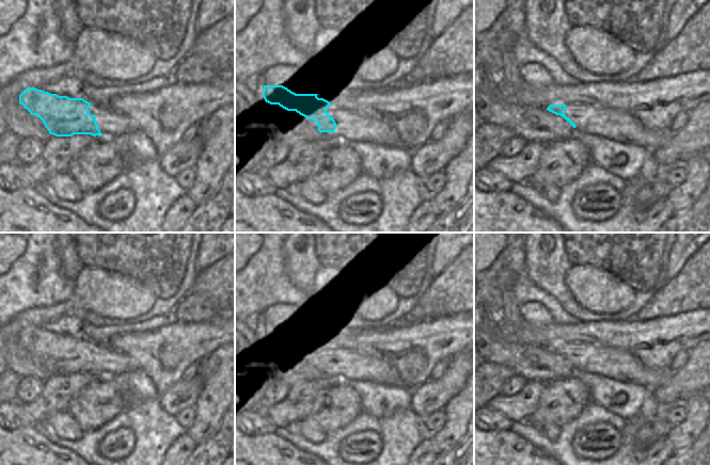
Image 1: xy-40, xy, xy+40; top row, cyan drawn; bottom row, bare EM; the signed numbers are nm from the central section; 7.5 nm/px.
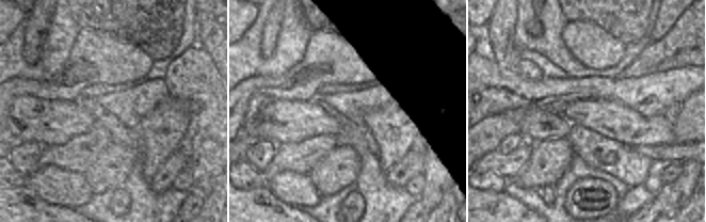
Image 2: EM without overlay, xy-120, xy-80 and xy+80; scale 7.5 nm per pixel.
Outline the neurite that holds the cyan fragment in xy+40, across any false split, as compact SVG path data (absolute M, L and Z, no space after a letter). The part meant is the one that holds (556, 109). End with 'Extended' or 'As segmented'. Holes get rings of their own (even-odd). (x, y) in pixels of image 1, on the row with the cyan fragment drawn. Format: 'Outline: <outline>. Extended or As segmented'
Outline: M550 105L547 110L569 122L574 128L574 134L597 134L646 149L657 149L675 135L670 128L650 130L638 119L618 109L603 109L590 105Z. Extended

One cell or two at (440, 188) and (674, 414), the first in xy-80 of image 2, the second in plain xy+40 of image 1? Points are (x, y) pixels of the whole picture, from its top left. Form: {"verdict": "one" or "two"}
{"verdict": "two"}

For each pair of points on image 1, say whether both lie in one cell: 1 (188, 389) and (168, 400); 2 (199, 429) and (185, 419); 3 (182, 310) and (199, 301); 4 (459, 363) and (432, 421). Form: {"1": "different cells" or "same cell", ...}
{"1": "same cell", "2": "different cells", "3": "same cell", "4": "different cells"}

